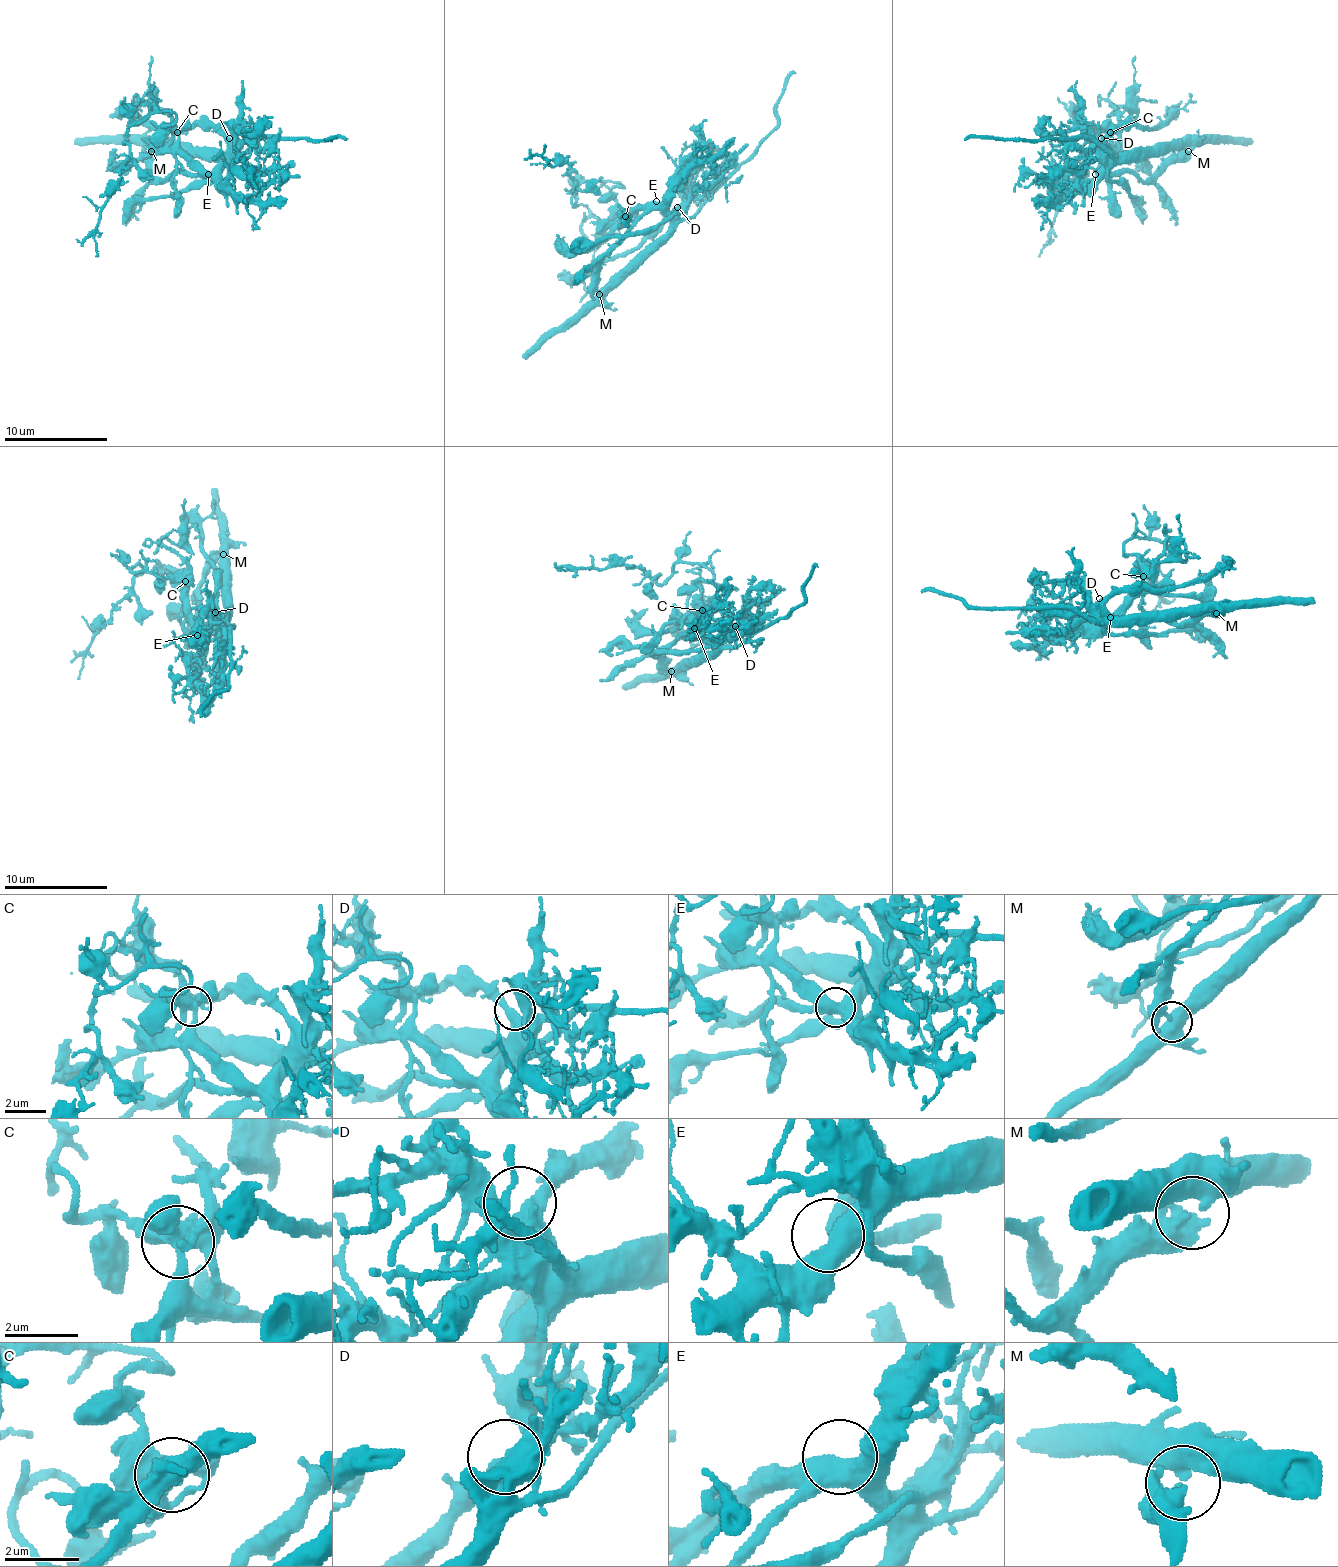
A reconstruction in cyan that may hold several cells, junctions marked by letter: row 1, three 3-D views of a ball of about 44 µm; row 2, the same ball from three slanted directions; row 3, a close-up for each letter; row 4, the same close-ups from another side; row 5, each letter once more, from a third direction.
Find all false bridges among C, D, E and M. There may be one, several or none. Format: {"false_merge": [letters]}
{"false_merge": ["C"]}

